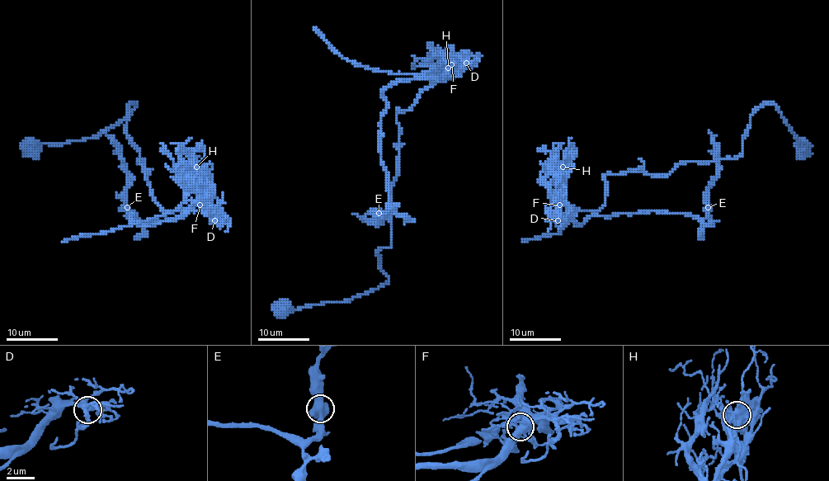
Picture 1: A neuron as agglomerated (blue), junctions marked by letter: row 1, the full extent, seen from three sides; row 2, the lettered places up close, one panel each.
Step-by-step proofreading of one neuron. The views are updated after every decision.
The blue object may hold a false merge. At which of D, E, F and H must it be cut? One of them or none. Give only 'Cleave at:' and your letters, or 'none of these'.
Cleave at: H

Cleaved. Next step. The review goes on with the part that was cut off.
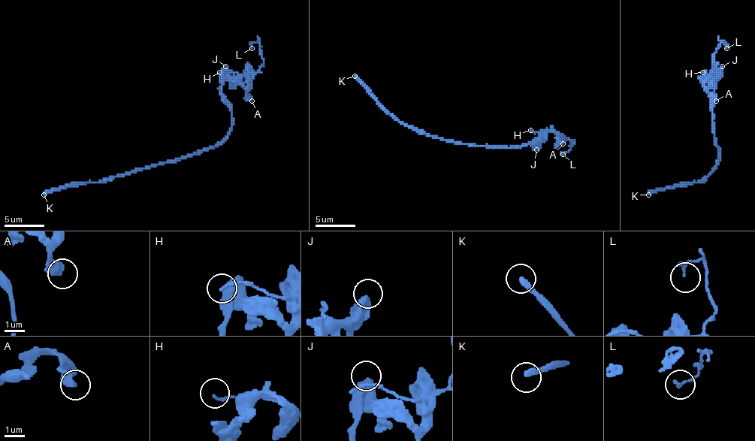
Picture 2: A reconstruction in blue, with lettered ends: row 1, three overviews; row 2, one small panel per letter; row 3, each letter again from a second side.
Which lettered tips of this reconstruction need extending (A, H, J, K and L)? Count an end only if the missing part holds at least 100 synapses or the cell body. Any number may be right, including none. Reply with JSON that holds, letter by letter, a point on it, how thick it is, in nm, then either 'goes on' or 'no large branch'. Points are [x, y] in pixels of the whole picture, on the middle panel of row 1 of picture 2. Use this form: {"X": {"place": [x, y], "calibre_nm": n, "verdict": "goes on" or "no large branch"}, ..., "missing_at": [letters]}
{"A": {"place": [563, 143], "calibre_nm": 460, "verdict": "no large branch"}, "H": {"place": [530, 130], "calibre_nm": 120, "verdict": "no large branch"}, "J": {"place": [536, 149], "calibre_nm": 460, "verdict": "no large branch"}, "K": {"place": [354, 76], "calibre_nm": 300, "verdict": "goes on"}, "L": {"place": [563, 154], "calibre_nm": 130, "verdict": "no large branch"}, "missing_at": ["K"]}

